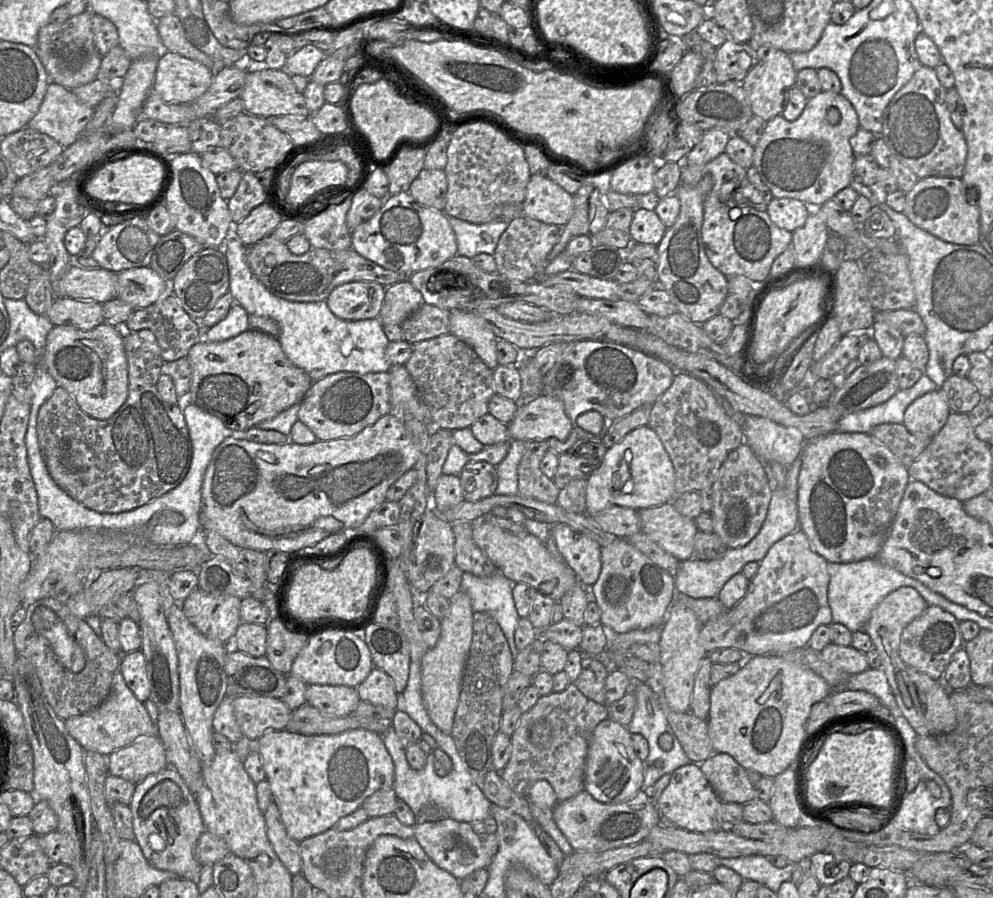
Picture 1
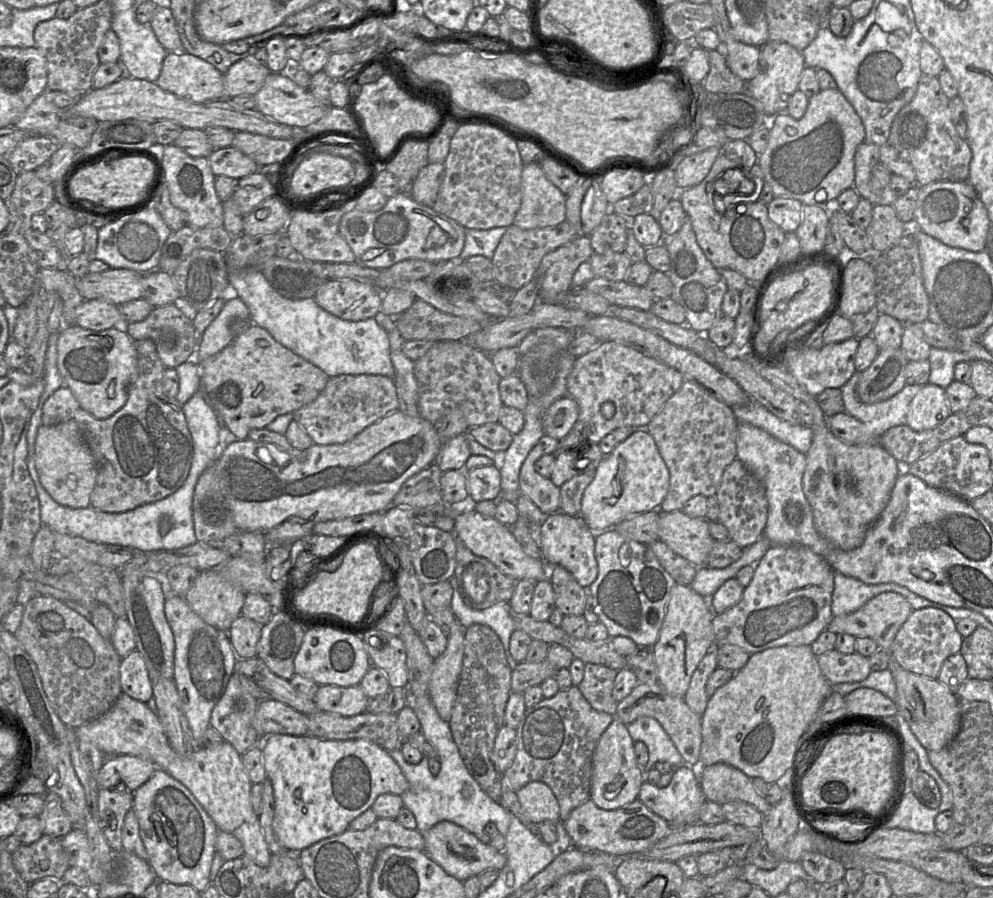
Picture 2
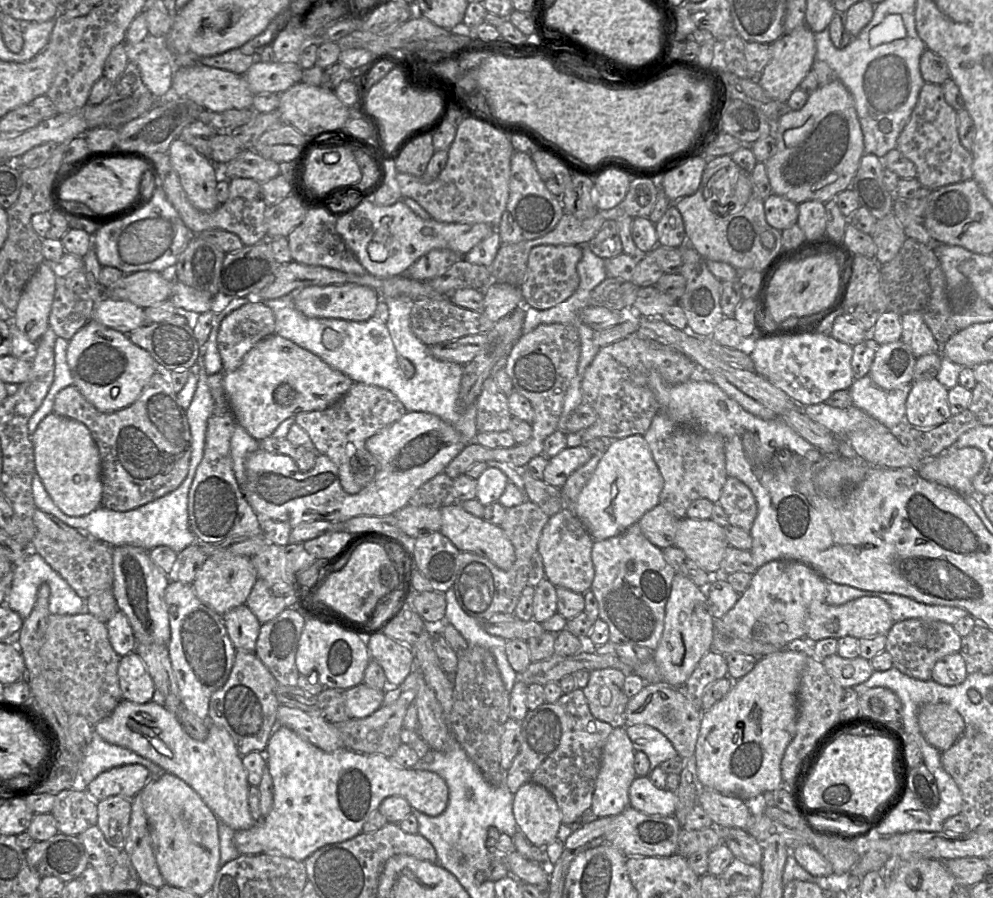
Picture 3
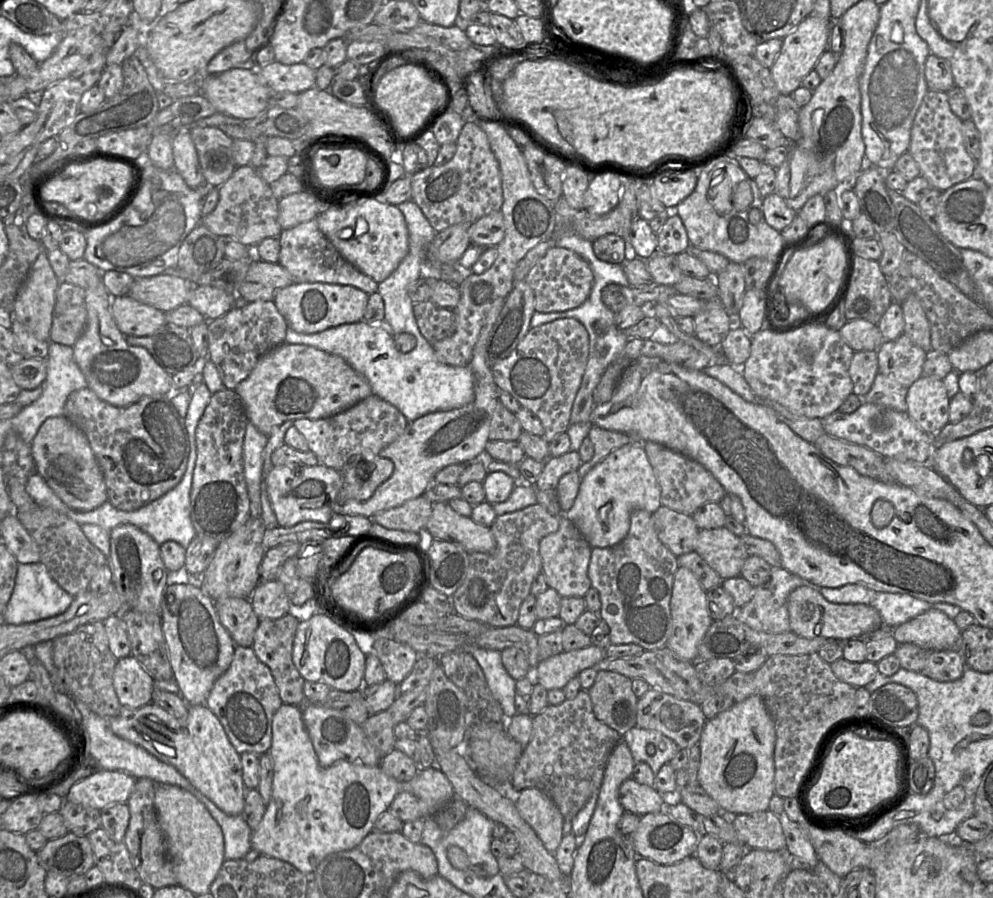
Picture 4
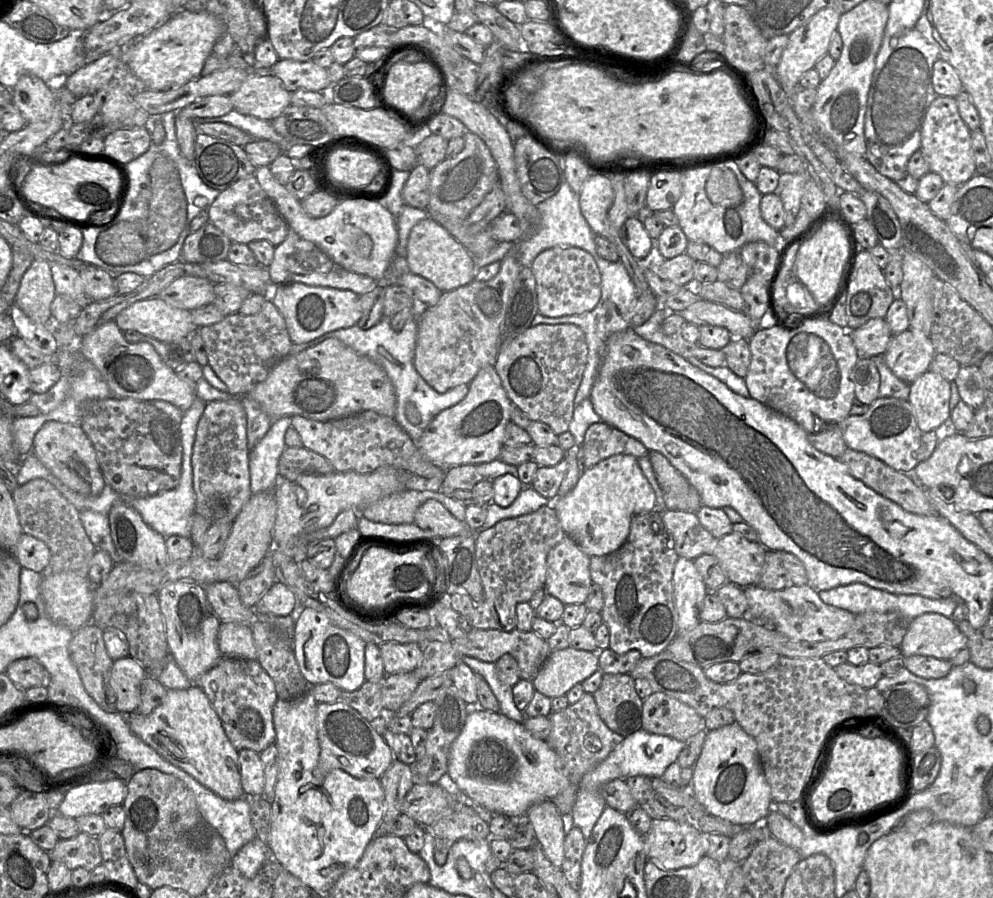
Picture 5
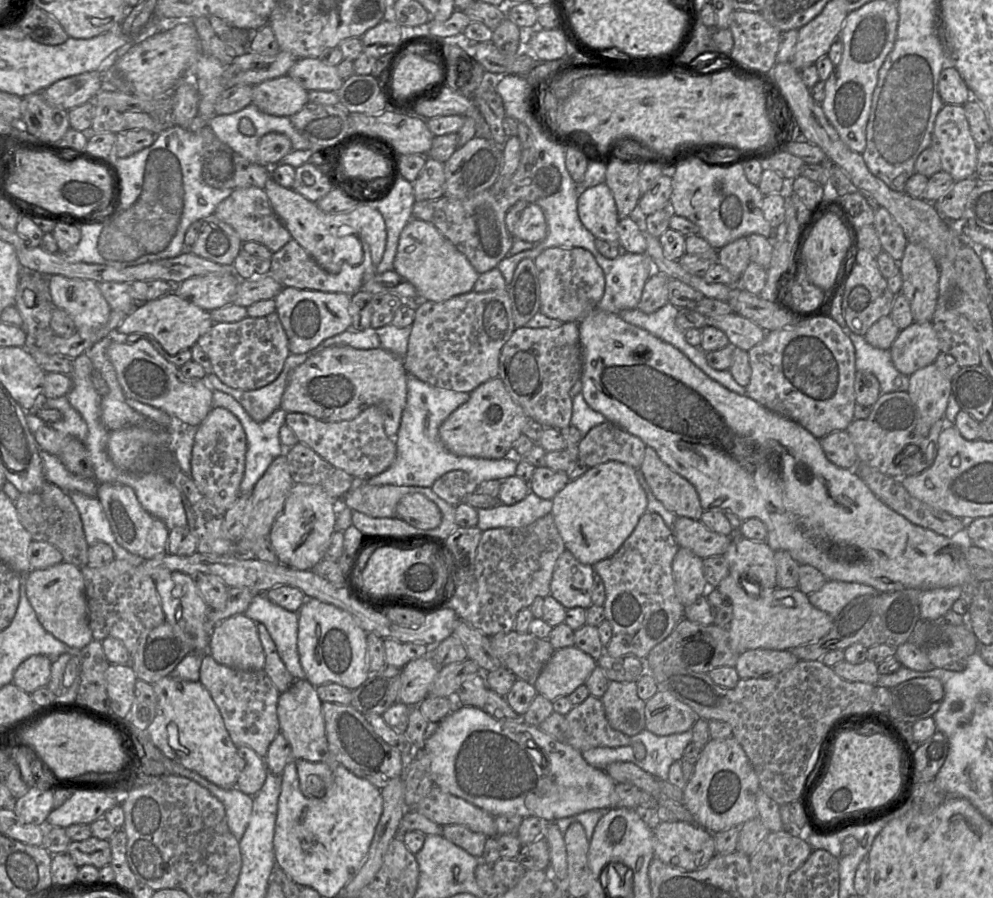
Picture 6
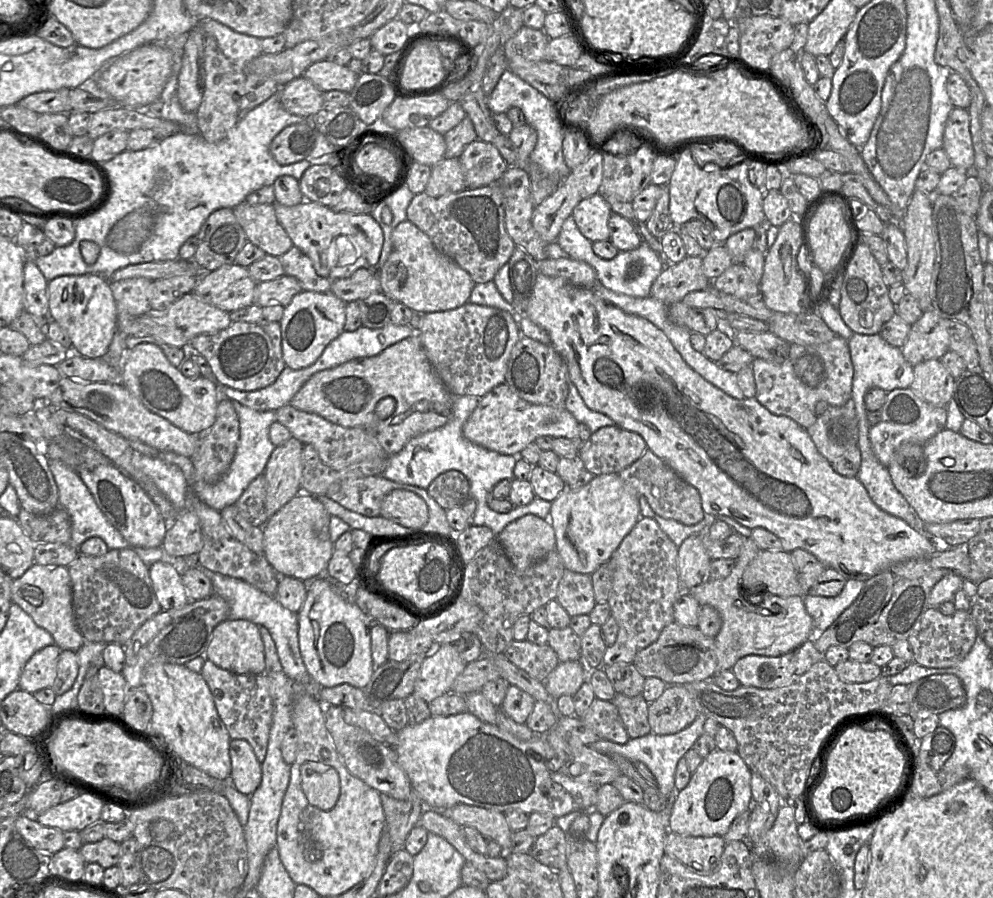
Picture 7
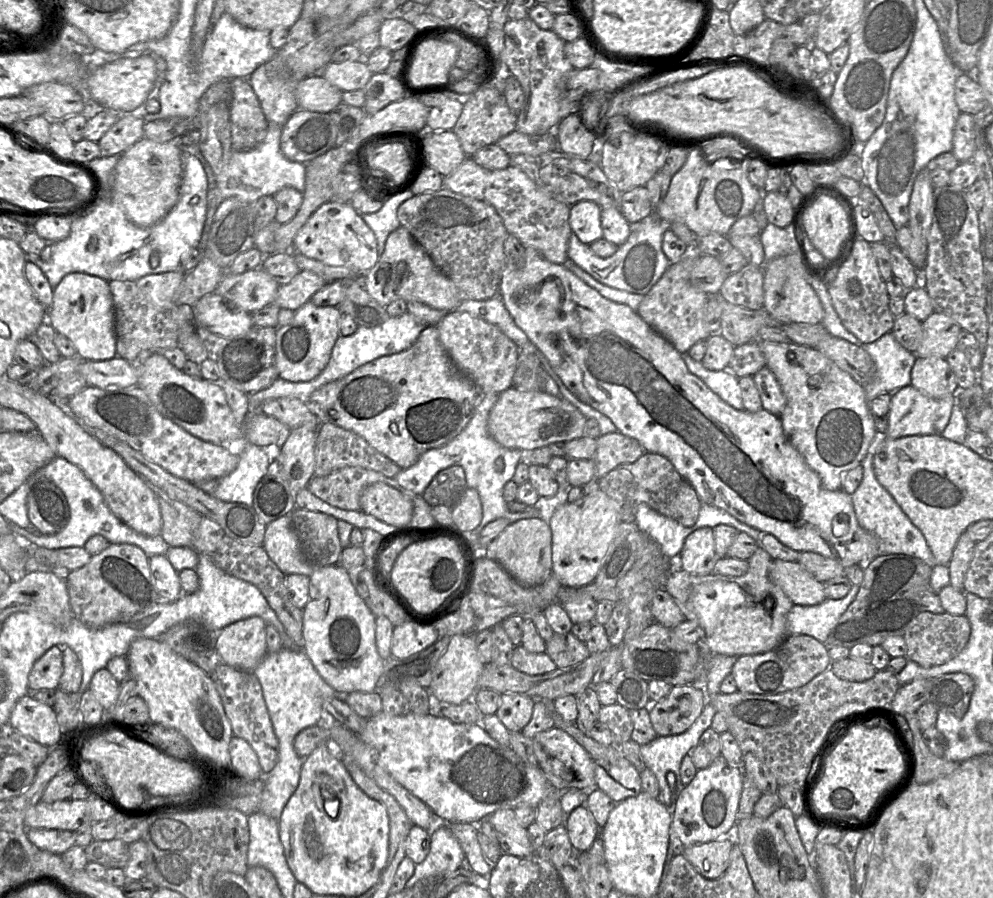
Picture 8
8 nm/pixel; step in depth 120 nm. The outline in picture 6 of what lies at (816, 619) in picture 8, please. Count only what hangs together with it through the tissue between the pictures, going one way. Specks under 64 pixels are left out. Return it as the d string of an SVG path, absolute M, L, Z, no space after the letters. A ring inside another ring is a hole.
M827 581L818 591L808 595L809 602L817 609L836 618L853 599L862 595L879 593L875 588L857 582Z

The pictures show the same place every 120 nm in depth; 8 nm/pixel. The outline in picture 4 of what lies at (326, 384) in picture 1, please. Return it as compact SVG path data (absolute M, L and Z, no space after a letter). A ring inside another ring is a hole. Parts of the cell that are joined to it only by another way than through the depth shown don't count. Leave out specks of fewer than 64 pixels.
M374 394L330 417L300 418L293 422L293 426L304 436L319 463L340 472L343 486L339 498L342 501L369 499L377 487L391 476L394 463L388 458L380 457L379 452L395 441L405 431L407 425L408 420L395 406ZM361 461L372 462L371 471L369 464L366 464L365 473L369 476L362 476L357 471L355 463Z

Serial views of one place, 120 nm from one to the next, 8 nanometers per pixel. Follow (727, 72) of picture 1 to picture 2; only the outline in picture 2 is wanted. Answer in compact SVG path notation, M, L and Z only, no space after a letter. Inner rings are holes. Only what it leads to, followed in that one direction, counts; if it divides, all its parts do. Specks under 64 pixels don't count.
M736 41L727 45L726 62L735 75L749 82L759 70L760 53L761 47Z

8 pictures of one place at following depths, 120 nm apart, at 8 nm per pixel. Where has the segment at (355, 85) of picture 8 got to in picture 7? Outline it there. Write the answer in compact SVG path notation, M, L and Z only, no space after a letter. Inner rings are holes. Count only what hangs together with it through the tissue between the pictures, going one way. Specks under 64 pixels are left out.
M324 59L308 67L303 76L323 92L338 90L350 93L359 74L350 70L347 65L339 65Z

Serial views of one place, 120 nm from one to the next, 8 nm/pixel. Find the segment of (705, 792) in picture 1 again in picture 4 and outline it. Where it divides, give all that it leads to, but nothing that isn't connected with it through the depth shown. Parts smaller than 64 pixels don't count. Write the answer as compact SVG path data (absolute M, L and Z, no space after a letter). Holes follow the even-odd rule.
M633 778L621 784L618 794L624 810L635 815L662 812L666 806L666 797L654 787L639 784Z

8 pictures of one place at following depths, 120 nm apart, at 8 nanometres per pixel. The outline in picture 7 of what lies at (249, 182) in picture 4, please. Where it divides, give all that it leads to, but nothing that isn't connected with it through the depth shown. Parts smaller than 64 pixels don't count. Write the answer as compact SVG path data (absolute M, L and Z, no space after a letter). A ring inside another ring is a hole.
M243 202L233 208L247 240L266 254L281 257L293 243L278 222L272 204L249 205Z

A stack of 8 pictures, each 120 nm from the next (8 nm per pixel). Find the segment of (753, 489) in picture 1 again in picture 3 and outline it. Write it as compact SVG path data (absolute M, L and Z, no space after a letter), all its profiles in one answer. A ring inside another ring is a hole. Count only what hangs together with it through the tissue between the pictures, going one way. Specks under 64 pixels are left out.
M727 477L717 502L722 506L730 525L750 532L757 516L757 504L753 493L743 482Z

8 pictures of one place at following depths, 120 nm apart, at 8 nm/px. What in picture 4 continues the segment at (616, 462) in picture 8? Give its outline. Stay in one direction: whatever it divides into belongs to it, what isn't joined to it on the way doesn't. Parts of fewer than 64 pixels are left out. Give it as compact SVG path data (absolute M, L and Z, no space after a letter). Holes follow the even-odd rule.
M594 425L588 436L594 447L594 455L589 462L582 463L577 469L581 478L583 478L612 451L632 442L631 437L625 433L606 430Z

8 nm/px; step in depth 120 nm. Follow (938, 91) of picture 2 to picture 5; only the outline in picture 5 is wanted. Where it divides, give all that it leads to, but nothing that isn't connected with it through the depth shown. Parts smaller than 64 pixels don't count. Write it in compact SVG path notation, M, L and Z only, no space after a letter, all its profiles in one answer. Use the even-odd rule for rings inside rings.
M937 96L931 103L921 127L920 151L930 172L939 174L946 184L962 185L977 173L971 131L959 115L956 98Z

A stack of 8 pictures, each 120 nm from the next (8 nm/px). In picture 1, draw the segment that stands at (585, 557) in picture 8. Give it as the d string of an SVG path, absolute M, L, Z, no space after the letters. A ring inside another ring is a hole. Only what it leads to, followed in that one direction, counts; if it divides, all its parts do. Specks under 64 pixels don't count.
M646 425L635 428L607 449L601 466L587 479L586 514L593 515L613 505L640 510L674 498L673 463L657 433Z

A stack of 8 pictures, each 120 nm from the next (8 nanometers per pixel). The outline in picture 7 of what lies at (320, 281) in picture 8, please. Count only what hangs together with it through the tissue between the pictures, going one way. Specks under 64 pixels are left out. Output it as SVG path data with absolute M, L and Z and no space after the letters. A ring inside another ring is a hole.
M283 275L271 281L257 283L254 303L260 307L280 304L287 306L302 290L300 282L293 276Z

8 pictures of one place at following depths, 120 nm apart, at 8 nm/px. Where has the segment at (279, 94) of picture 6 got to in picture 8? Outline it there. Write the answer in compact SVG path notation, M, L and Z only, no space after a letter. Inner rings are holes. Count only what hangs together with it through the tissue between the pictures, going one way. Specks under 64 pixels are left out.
M321 73L303 78L296 88L299 109L330 113L342 103L342 91L328 82Z

